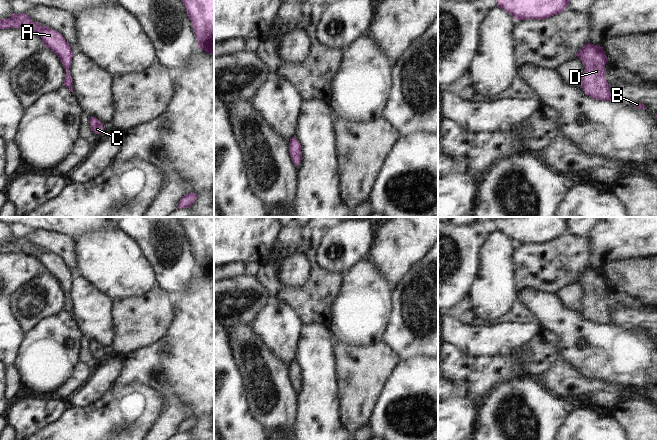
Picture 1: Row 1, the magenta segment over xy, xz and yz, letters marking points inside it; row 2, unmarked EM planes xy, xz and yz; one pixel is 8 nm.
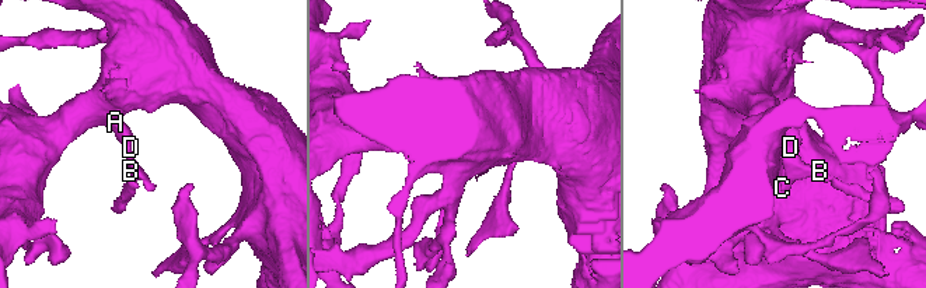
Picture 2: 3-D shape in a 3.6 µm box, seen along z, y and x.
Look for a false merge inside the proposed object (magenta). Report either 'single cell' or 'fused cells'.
single cell

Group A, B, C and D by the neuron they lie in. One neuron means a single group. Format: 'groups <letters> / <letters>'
groups A B C D

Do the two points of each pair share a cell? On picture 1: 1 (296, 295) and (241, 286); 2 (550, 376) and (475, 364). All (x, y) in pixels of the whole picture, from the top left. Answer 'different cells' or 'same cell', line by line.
1: different cells
2: different cells

